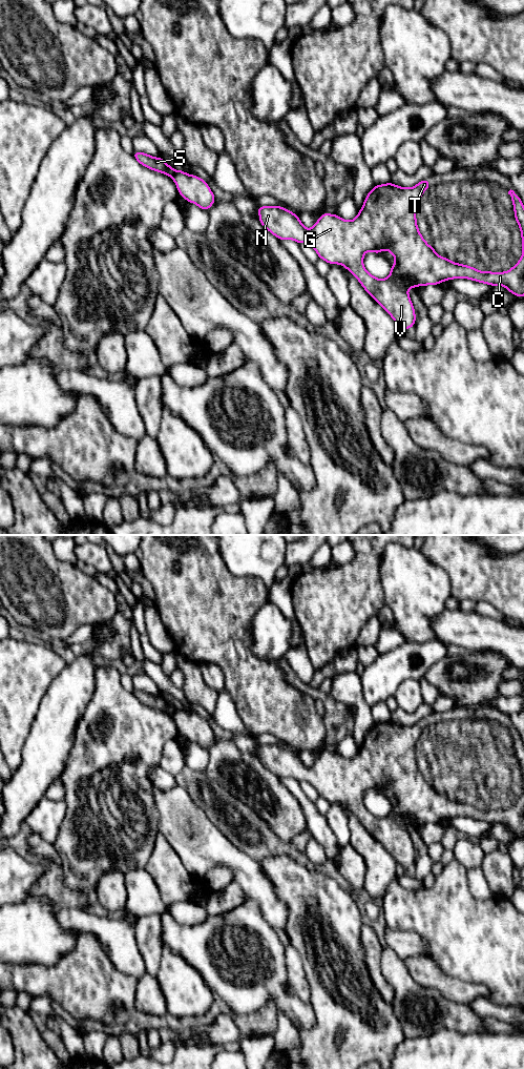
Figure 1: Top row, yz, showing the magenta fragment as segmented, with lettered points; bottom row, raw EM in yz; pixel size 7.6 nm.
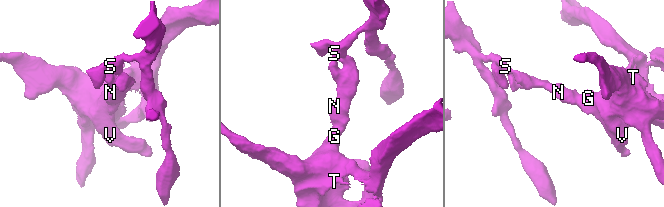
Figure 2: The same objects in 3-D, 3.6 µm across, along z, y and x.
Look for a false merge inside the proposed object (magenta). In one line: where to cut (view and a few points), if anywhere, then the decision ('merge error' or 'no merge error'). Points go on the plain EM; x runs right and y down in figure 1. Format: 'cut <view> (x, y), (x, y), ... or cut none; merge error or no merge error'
cut yz (175, 708), (171, 715); merge error

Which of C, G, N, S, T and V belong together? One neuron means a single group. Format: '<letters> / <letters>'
C G N T V / S

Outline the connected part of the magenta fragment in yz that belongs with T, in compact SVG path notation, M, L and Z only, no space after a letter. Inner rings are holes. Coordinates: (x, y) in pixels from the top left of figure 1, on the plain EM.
M427 717L411 726L391 720L376 723L353 759L323 751L311 767L306 767L298 754L285 745L260 744L257 751L260 762L278 778L308 781L319 797L330 803L345 805L404 868L414 865L416 860L408 826L468 817L490 824L504 824L517 836L524 835L524 743L520 735L511 727L508 729L521 768L522 795L506 810L482 810L441 796L421 774L417 765L416 743L429 725ZM381 788L389 788L396 799L391 803L391 813L383 818L370 813L363 804L366 789L380 794Z

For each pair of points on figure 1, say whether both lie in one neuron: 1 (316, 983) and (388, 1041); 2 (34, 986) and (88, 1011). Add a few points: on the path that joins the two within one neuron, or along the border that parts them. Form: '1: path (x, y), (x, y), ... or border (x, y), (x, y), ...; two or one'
1: path (329, 1003), (341, 1015), (355, 1015), (368, 1026); one
2: path (47, 986), (63, 986), (75, 998); one

